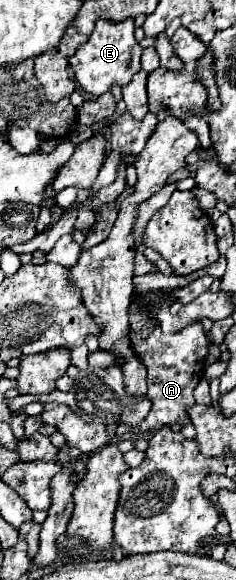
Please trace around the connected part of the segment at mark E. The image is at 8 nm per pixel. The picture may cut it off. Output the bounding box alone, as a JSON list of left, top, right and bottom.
[70,19,142,95]

